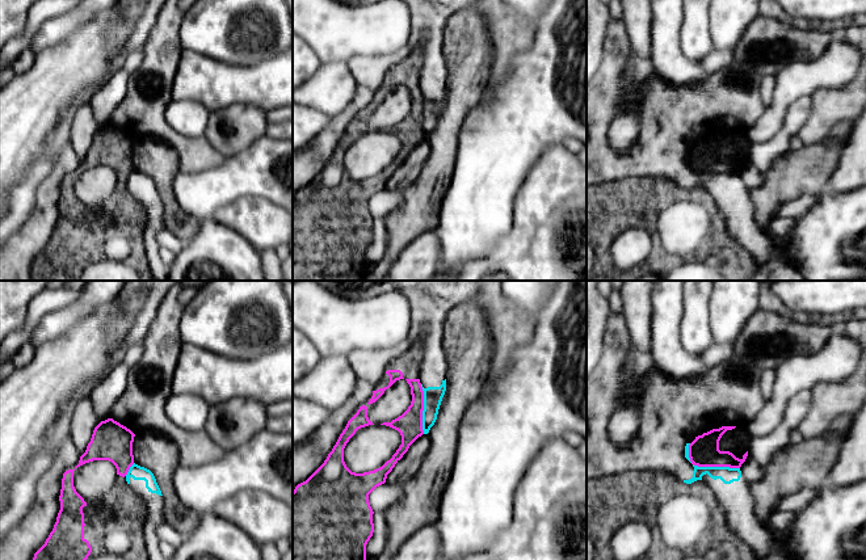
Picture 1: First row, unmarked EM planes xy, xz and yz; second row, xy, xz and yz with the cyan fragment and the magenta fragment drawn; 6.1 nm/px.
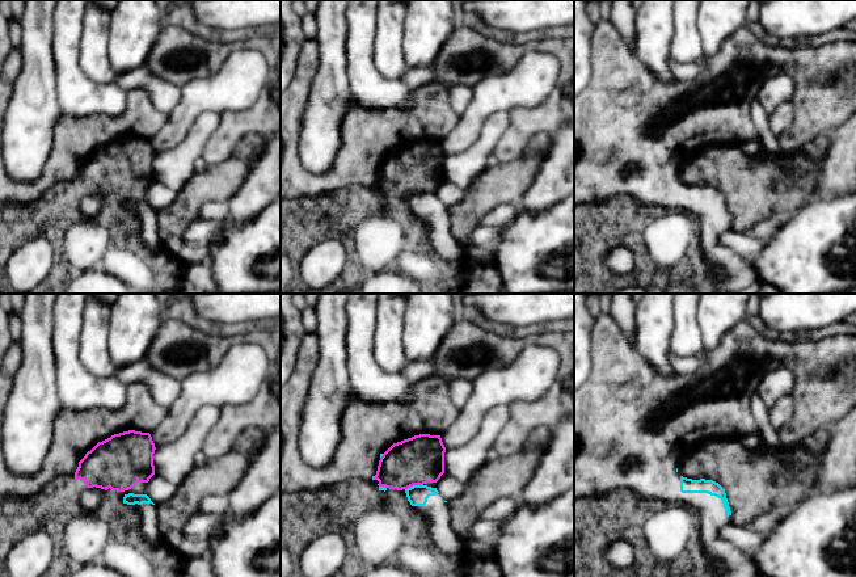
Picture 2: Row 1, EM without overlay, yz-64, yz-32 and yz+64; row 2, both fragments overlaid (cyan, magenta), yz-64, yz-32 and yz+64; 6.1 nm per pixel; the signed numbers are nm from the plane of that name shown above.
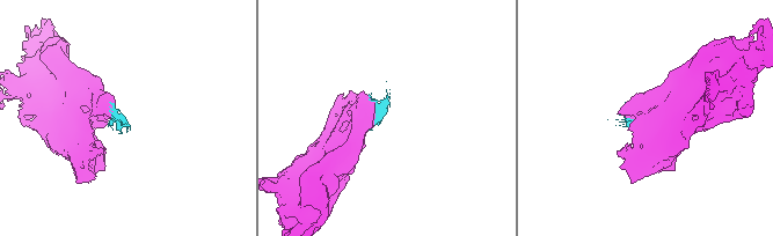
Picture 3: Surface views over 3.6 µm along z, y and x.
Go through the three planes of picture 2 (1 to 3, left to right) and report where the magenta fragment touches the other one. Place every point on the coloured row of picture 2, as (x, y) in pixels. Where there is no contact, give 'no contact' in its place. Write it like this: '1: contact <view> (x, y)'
1: no contact
2: contact yz-32 (413, 485)
3: no contact

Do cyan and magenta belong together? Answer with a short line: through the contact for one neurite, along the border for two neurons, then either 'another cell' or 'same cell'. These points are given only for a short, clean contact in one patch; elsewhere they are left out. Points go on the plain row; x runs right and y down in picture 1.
line yz (688, 151), (688, 163), (694, 171), (739, 175); another cell

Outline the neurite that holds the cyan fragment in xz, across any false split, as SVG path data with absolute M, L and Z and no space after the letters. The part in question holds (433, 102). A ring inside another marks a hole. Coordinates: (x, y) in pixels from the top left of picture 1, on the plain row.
M403 0L411 12L411 35L404 47L384 56L352 58L349 70L357 83L378 92L386 72L415 50L423 52L420 89L424 97L423 136L434 131L446 97L447 67L443 55L445 29L455 13L472 8L482 13L493 46L487 89L493 90L509 73L512 59L530 47L534 34L504 0Z

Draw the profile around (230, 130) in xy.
M251 104L210 111L205 138L224 159L237 155L266 134L266 113Z

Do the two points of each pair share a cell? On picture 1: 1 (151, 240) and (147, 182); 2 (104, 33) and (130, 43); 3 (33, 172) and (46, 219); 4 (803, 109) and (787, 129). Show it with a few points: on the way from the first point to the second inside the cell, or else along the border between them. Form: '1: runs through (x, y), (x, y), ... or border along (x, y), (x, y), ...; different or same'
1: runs through (151, 226), (151, 201), (148, 197); same
2: border along (139, 13), (125, 43), (108, 67); different
3: border along (54, 161), (28, 217); different
4: runs through (798, 114), (793, 123); same

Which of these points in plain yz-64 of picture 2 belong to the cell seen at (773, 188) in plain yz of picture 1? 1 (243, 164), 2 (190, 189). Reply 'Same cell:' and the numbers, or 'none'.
Same cell: 1, 2

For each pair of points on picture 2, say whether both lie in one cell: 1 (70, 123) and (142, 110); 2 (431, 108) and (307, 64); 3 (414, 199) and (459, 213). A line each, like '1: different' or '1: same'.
1: same
2: same
3: different

